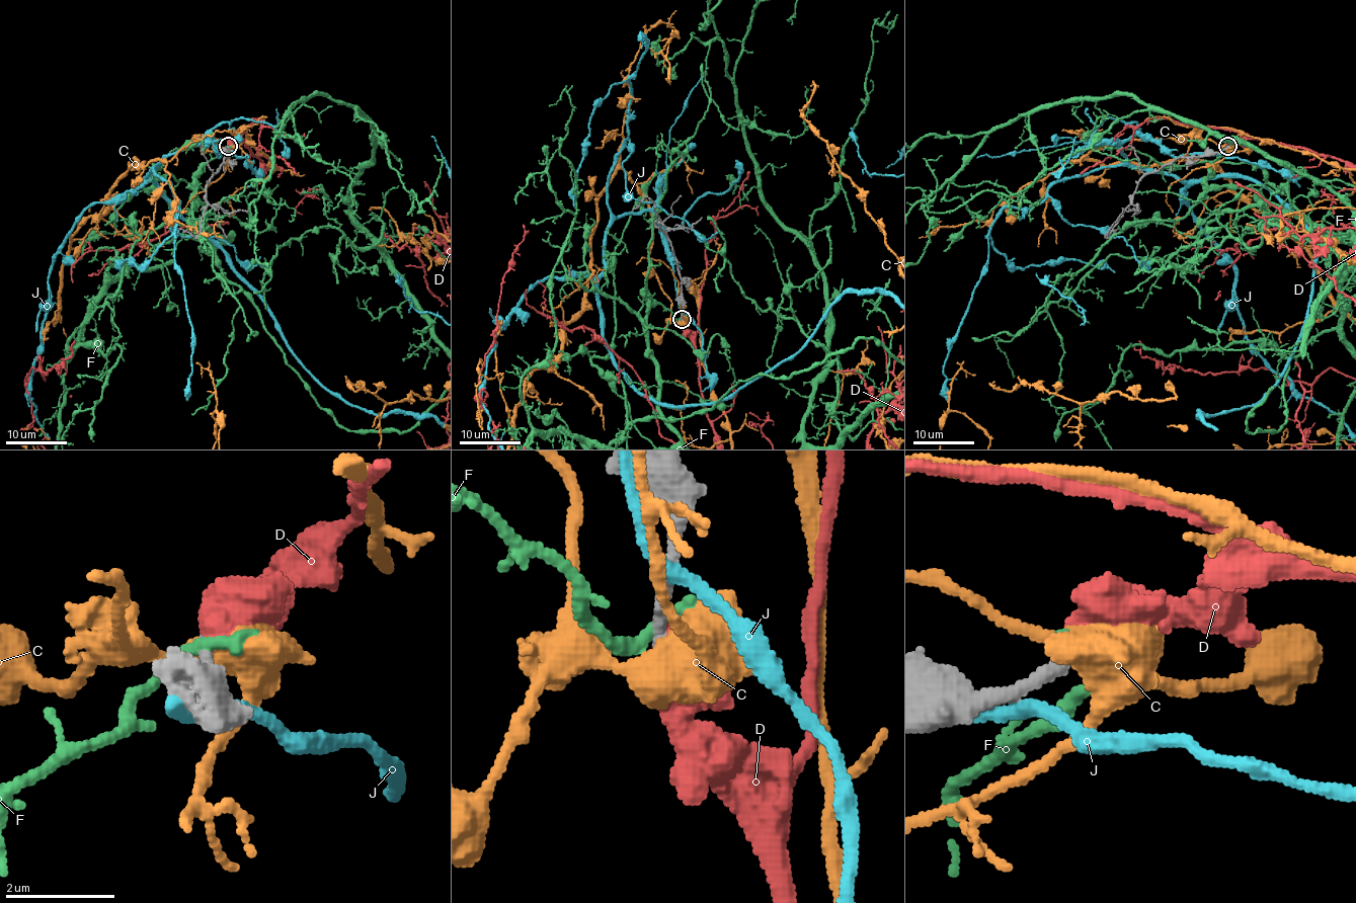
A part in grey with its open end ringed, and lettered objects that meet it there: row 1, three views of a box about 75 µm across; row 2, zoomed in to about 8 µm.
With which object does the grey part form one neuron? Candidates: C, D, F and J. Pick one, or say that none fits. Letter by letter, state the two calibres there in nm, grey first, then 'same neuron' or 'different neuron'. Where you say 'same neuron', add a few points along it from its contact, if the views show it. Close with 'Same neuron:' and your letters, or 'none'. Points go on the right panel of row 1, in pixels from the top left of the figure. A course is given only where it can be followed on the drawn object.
C: 240 nm thick on the grey side, 440 nm on the other; different neuron
D: 240 nm thick on the grey side, 600 nm on the other; same neuron
F: 280 nm thick on the grey side, 320 nm on the other; different neuron
J: 300 nm thick on the grey side, 280 nm on the other; different neuron
Same neuron: D

